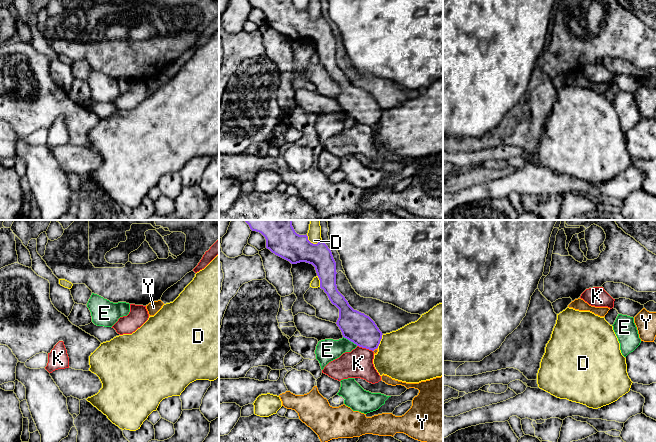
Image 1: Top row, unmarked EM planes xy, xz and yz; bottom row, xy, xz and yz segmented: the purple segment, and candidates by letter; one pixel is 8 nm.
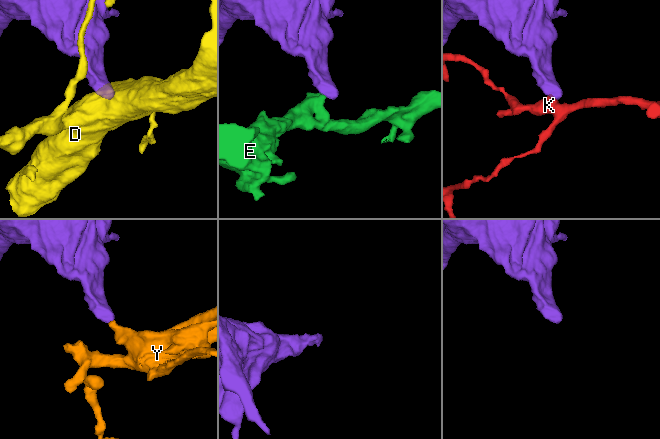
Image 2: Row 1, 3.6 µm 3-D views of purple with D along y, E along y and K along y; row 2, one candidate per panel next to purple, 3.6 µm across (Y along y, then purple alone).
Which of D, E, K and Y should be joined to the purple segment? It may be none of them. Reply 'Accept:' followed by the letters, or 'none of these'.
Accept: none of these

